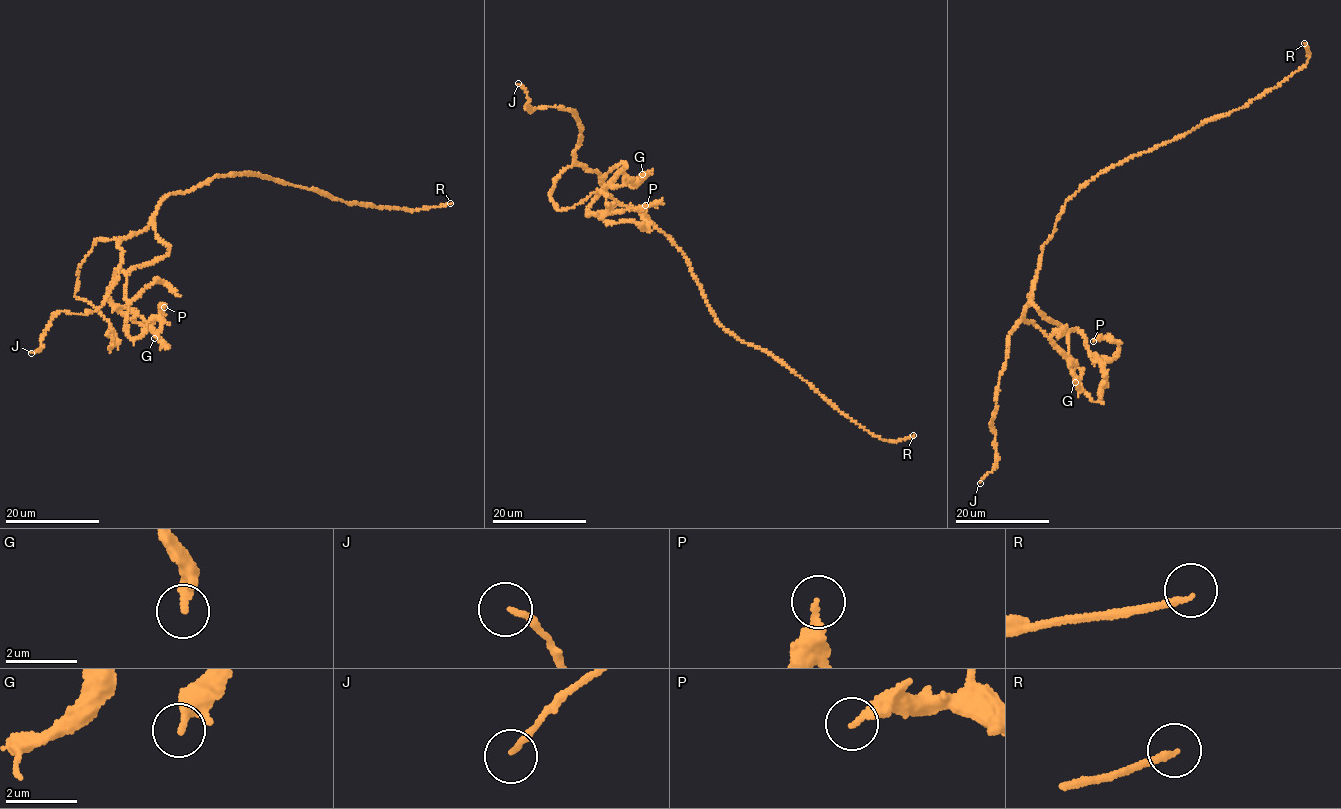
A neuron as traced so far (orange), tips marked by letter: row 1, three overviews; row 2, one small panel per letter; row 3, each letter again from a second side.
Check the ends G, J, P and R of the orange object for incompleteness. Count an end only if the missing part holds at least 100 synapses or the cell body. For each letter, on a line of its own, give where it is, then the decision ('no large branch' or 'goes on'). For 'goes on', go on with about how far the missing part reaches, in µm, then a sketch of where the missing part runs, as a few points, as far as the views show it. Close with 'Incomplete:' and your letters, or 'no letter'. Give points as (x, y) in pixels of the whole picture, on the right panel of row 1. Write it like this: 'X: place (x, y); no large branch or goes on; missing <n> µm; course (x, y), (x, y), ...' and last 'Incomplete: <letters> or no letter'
G: place (1075, 382); no large branch
J: place (980, 483); no large branch
P: place (1093, 341); no large branch
R: place (1304, 43); goes on; missing 140 µm
Incomplete: R

